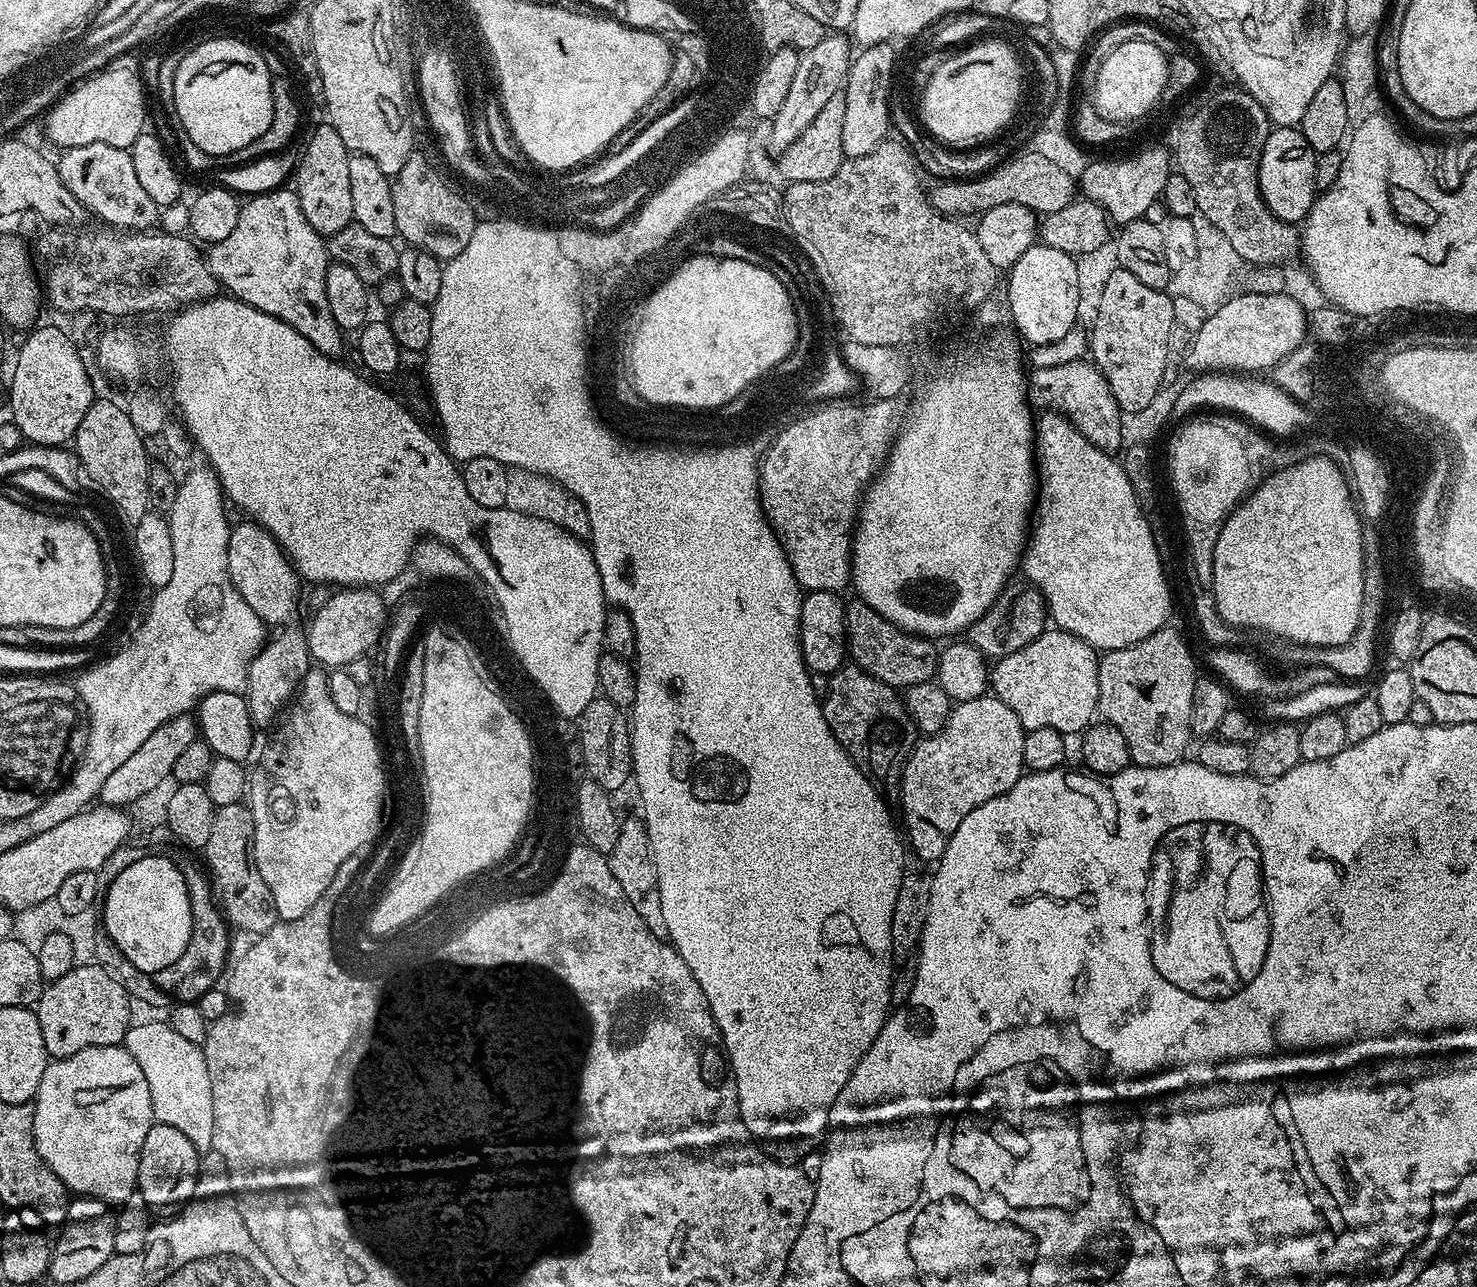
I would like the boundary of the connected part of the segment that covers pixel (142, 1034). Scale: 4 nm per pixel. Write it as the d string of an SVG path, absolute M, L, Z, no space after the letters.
M162 1021L129 1027L122 1047L132 1055L134 1062L138 1062L142 1074L146 1077L146 1086L150 1086L153 1121L174 1126L174 1130L186 1134L186 1138L194 1142L197 1152L207 1153L206 1150L209 1151L214 1142L214 1094L210 1086L210 1074L206 1070L203 1047L182 1038L182 1034L178 1034L178 1030L174 1030L171 1024Z

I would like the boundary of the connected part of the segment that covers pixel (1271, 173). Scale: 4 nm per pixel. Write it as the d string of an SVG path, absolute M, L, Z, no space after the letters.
M1273 127L1266 138L1266 146L1260 155L1258 178L1260 179L1260 193L1266 206L1278 219L1287 224L1303 221L1312 203L1316 201L1318 189L1314 182L1314 166L1317 153L1306 142L1299 127Z

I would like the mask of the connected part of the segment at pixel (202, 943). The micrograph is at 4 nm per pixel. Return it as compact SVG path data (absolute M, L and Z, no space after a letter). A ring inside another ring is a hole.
M206 878L203 879L187 879L191 916L193 921L198 922L198 925L193 927L190 942L187 943L183 956L178 958L177 961L170 963L165 969L153 973L157 986L173 999L183 1003L199 1001L206 990L215 987L219 983L218 978L220 974L221 976L223 975L229 963L230 936L228 932L230 933L230 928L219 909L219 905L215 901L211 881Z

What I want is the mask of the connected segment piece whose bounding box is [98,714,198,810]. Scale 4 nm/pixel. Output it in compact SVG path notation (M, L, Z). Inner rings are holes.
M183 714L170 718L165 724L158 726L158 730L154 730L154 734L150 734L150 738L146 738L146 742L142 742L142 746L138 746L138 750L134 750L134 754L130 754L126 762L122 762L122 766L118 766L118 770L114 770L110 778L106 778L106 782L102 782L99 803L121 810L135 804L138 798L142 798L142 794L154 790L154 786L162 783L162 778L172 774L174 762L178 762L186 746L190 746L190 742L197 739L198 724L191 715Z

